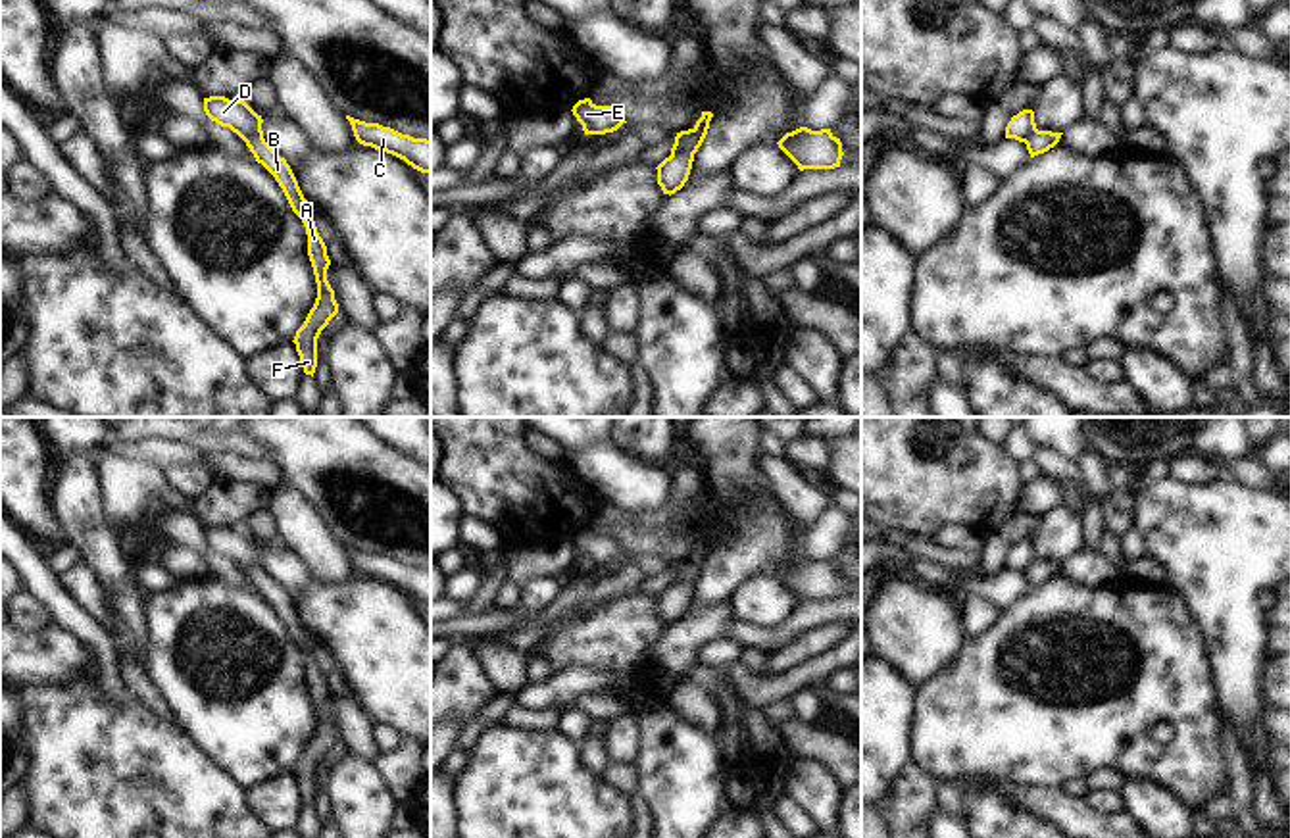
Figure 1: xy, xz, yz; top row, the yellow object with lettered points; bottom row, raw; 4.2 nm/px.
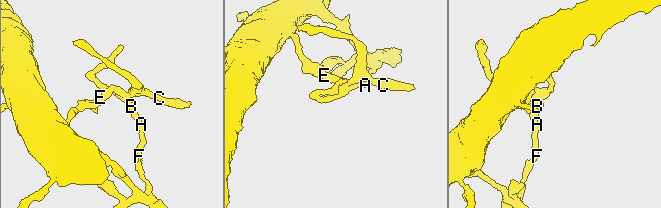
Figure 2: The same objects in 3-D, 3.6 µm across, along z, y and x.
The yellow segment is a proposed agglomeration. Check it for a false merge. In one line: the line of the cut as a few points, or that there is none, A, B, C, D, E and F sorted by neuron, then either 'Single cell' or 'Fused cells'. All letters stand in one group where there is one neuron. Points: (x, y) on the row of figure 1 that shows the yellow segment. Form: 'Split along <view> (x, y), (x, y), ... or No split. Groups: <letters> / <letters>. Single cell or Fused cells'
Split along xz (693, 154), (679, 152), (671, 156). Groups: A B F / C D E. Fused cells

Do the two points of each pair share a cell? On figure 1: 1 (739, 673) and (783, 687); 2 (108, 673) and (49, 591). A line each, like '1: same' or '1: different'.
1: same
2: same

